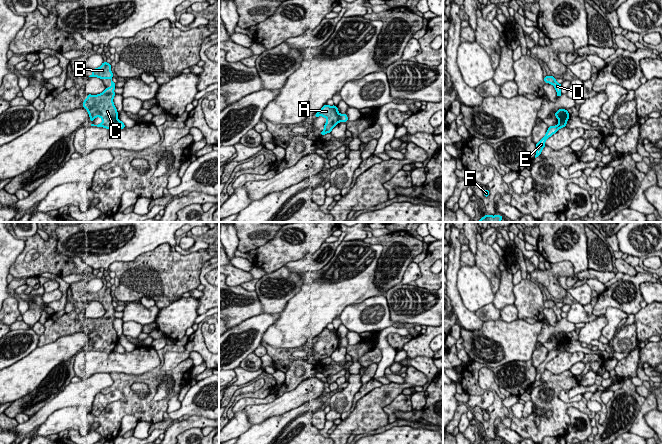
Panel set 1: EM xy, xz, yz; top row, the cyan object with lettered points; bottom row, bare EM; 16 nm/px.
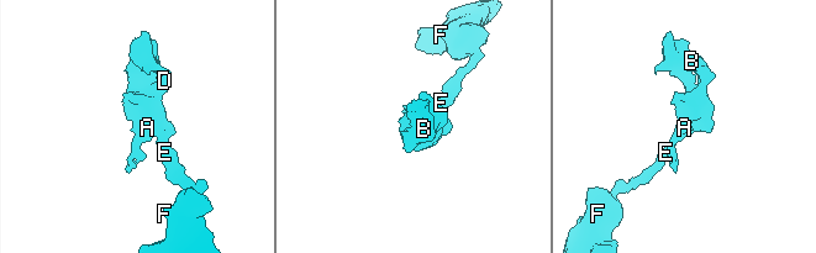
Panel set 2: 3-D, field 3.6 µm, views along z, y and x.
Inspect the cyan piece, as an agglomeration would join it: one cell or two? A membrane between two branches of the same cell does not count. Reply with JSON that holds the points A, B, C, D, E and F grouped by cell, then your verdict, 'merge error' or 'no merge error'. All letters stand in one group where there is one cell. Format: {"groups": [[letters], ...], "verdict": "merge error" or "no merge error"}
{"groups": [["A", "B", "C", "D"], ["E", "F"]], "verdict": "merge error"}

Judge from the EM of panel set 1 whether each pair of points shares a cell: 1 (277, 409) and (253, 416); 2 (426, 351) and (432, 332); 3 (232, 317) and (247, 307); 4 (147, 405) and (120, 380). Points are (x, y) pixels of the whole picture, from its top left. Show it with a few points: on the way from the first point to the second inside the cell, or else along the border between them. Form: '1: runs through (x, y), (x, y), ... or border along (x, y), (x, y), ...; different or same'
1: runs through (271, 409), (259, 413); same
2: runs through (426, 346), (427, 337); same
3: runs through (236, 313), (243, 307); same
4: runs through (139, 404), (125, 388); same

